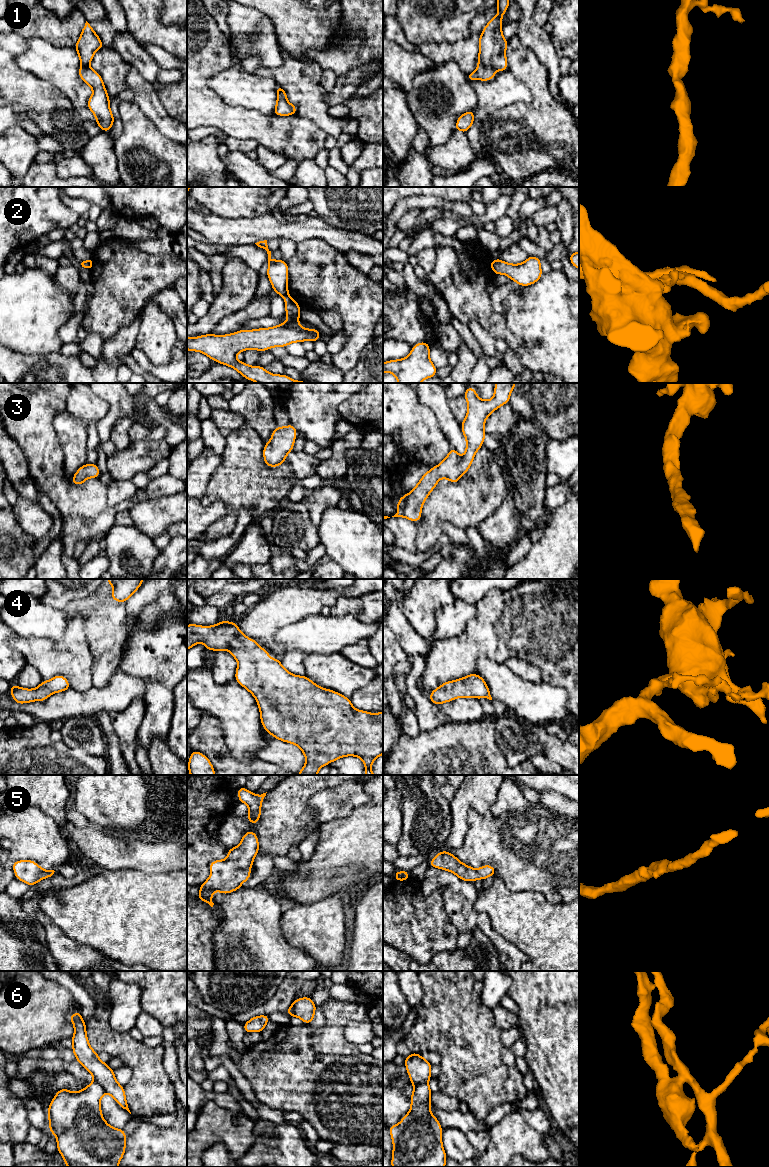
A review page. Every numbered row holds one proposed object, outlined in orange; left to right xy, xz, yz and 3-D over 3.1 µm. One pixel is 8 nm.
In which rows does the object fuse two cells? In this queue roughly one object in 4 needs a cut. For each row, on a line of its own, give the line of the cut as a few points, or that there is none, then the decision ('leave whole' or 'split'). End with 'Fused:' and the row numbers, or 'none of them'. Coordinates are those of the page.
1: no cut; leave whole
2: cut in xz along (287, 293), (284, 296); split
3: no cut; leave whole
4: no cut; leave whole
5: no cut; leave whole
6: cut in yz along (427, 1082), (417, 1084), (414, 1087); split
Fused: 2, 6

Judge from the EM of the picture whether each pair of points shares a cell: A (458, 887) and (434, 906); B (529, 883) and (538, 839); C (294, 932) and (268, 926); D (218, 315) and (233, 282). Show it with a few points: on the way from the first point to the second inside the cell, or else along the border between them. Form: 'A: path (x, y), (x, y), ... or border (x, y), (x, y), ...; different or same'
A: border (421, 888), (424, 895), (443, 889), (451, 921); different
B: path (529, 872), (529, 850); same
C: border (283, 908), (280, 927), (284, 937), (297, 947); different
D: path (221, 307), (227, 301), (227, 295), (231, 290); same

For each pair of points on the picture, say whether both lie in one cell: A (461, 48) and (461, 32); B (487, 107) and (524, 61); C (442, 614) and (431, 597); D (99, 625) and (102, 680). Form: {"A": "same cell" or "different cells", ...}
{"A": "different cells", "B": "different cells", "C": "different cells", "D": "same cell"}

